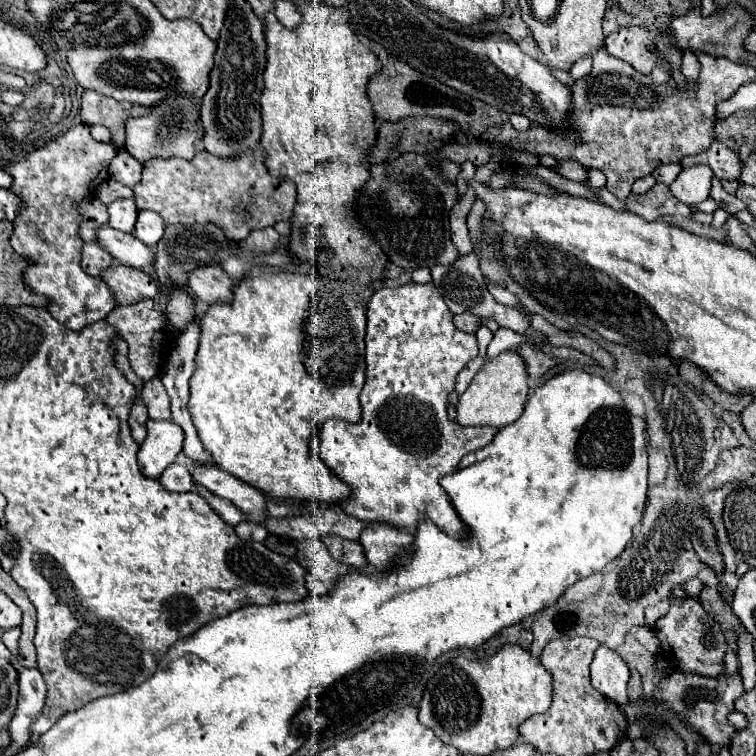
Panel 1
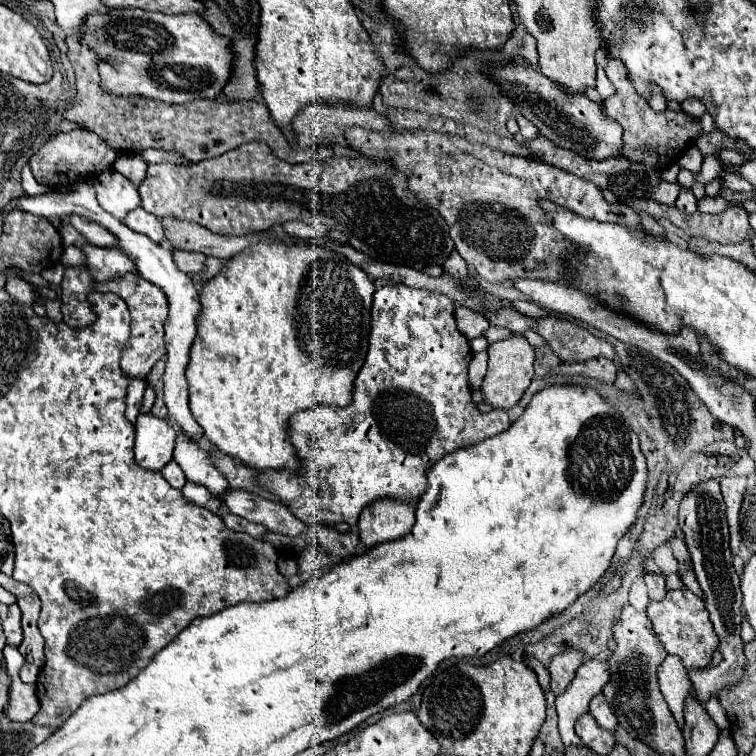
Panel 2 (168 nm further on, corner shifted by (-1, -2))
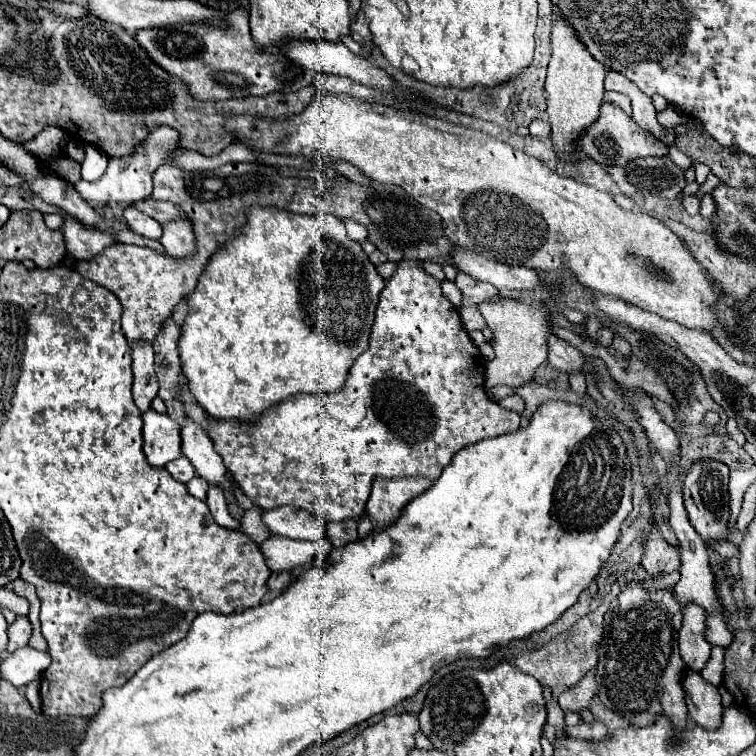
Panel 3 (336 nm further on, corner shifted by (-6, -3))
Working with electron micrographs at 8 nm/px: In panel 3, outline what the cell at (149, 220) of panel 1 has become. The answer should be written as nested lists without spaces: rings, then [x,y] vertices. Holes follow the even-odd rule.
[[[134,206],[124,208],[124,214],[122,214],[122,216],[124,216],[124,220],[128,222],[128,226],[130,226],[132,232],[136,232],[136,234],[140,234],[140,236],[146,236],[146,238],[152,238],[152,240],[160,240],[160,236],[162,236],[162,226],[160,226],[154,218],[146,216],[144,212],[136,210]]]

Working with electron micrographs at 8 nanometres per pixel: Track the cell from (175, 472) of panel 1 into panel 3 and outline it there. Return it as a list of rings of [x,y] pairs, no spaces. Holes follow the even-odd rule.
[[[180,456],[178,460],[172,460],[170,464],[166,464],[166,470],[170,472],[170,476],[172,476],[174,480],[178,480],[178,482],[182,482],[182,484],[190,482],[190,480],[196,476],[194,466],[192,466],[190,460],[186,460],[184,456]]]

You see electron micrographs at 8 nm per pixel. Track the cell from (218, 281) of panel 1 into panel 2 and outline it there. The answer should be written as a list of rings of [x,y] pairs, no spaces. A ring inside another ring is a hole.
[[[173,249],[173,261],[183,273],[195,273],[195,271],[203,269],[205,255],[193,253],[193,251],[183,251],[183,249]]]

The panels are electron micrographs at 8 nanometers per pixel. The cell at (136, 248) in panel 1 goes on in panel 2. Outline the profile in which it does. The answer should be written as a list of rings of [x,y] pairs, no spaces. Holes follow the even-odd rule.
[[[69,215],[69,223],[93,245],[97,247],[117,247],[117,239],[115,235],[111,235],[105,227],[101,227],[95,221],[89,221],[81,215]]]

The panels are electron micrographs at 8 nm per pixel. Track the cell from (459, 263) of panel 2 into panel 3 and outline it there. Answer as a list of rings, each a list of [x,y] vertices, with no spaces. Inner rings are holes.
[[[458,272],[456,286],[464,292],[464,304],[480,304],[480,302],[490,300],[492,296],[498,294],[498,290],[494,286],[486,286],[482,282],[476,282],[474,278],[466,276],[464,272]]]

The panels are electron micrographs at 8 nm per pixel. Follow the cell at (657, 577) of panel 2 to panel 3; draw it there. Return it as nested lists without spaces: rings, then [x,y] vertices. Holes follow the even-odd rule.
[[[658,528],[648,534],[642,566],[652,578],[658,578],[662,572],[676,572],[680,568],[680,556],[670,544],[666,544]]]

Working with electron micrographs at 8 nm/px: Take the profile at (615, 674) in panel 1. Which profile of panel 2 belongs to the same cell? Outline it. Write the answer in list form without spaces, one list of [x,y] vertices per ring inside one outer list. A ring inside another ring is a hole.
[[[591,659],[577,667],[575,677],[567,685],[567,689],[561,695],[557,695],[555,707],[559,713],[559,731],[565,747],[581,743],[581,739],[573,731],[573,725],[587,711],[589,701],[601,693],[605,681],[609,681],[609,671],[605,667],[605,661]]]

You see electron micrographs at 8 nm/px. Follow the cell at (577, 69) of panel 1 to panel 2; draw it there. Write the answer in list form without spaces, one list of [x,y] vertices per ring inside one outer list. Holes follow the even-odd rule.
[[[597,67],[596,70],[596,90],[599,91],[599,95],[601,95],[603,99],[615,95],[615,87],[613,87],[613,83],[607,79],[603,67]]]

